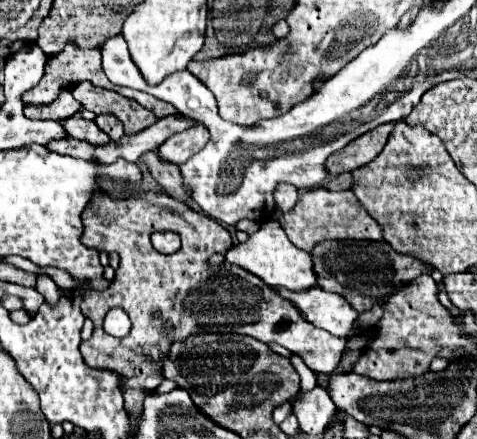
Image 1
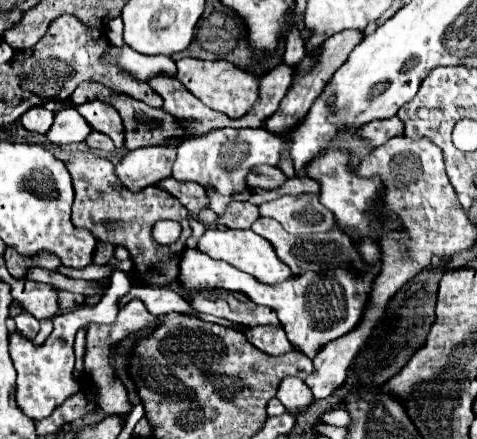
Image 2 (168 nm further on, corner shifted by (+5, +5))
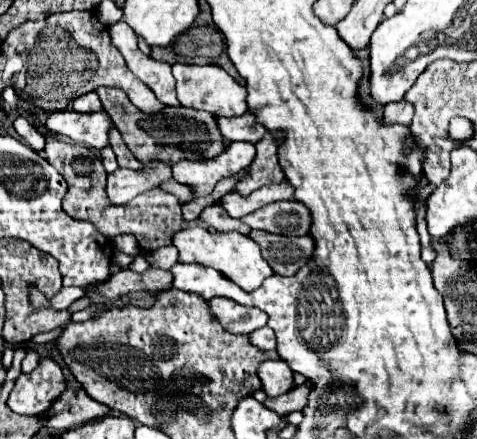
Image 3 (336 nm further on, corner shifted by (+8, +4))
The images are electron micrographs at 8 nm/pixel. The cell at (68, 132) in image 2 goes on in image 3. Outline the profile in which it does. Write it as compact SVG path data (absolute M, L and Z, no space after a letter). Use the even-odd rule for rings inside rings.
M58 111L48 115L46 127L56 135L68 137L74 143L82 143L94 149L104 149L110 145L108 133L112 129L112 121L106 111L96 113Z

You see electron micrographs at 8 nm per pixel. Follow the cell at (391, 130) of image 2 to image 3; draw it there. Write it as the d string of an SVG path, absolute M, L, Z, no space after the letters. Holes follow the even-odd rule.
M404 99L402 101L394 101L392 105L384 107L384 121L386 123L404 123L404 125L410 125L412 115L414 115L414 109Z

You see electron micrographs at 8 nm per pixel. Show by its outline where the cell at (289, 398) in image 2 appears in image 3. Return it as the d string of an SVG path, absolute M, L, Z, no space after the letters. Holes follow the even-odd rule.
M280 359L264 361L258 369L258 377L262 383L262 391L268 397L278 397L278 395L284 395L292 389L292 371Z

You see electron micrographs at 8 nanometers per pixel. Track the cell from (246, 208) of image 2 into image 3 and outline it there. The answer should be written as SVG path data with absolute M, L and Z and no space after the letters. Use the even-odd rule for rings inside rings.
M220 203L206 207L206 209L202 211L200 219L202 219L206 225L210 225L210 227L214 227L216 231L222 231L222 233L230 233L230 231L238 231L238 233L242 233L242 235L248 235L248 233L250 233L250 227L244 225L240 219L228 217L226 209L224 209Z

